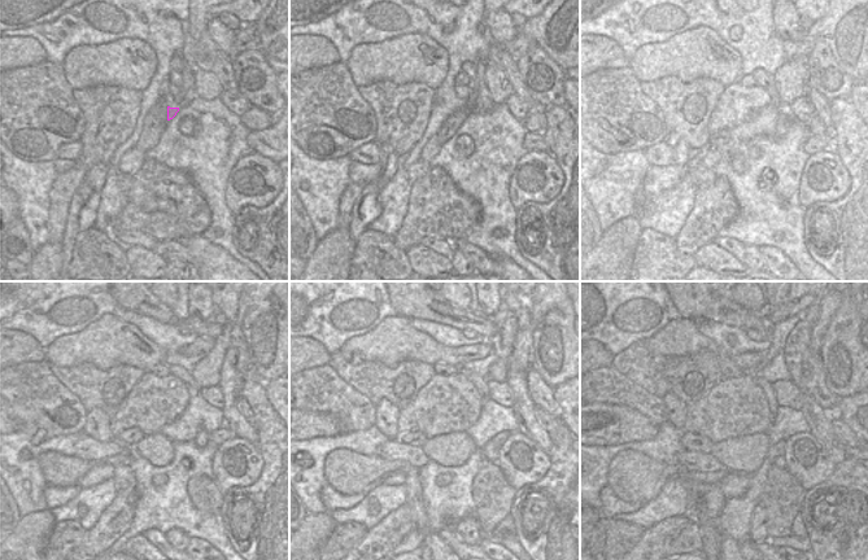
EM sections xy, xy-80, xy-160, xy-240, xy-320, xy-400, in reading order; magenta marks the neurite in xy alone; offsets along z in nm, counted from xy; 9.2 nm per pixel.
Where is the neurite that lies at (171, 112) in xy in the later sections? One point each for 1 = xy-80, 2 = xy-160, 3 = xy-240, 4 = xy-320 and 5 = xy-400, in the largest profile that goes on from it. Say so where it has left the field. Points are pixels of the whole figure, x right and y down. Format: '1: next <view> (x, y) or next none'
1: next xy-80 (452, 123)
2: next xy-160 (723, 144)
3: next xy-240 (130, 437)
4: next xy-320 (415, 438)
5: next xy-400 (693, 442)

